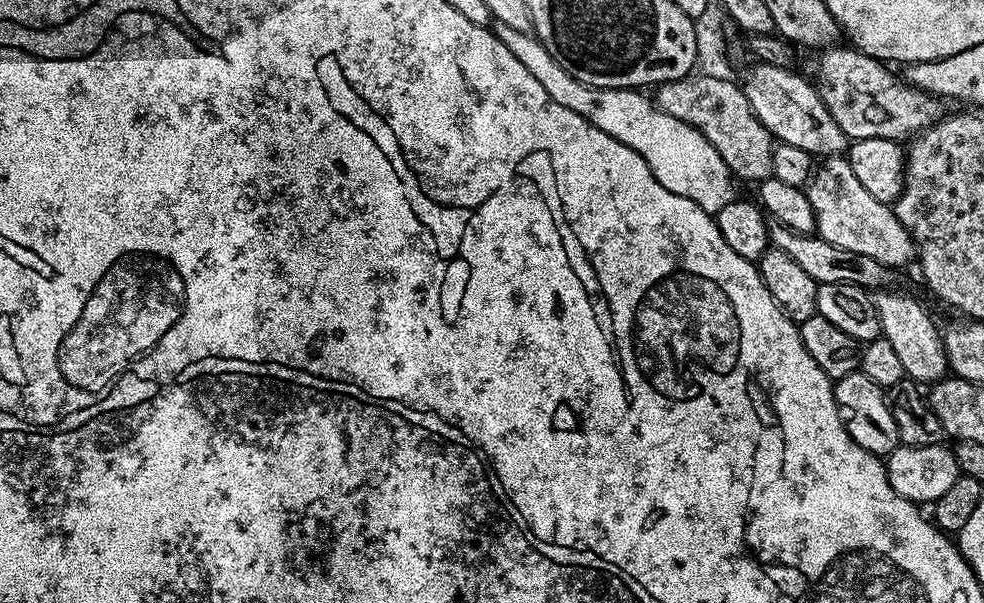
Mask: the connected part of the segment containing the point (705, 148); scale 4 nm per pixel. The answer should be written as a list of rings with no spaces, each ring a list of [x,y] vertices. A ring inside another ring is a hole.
[[[530,38],[521,49],[515,53],[518,62],[530,70],[530,75],[542,86],[542,90],[550,90],[566,110],[574,110],[574,114],[582,114],[598,130],[610,134],[610,138],[618,138],[630,150],[634,150],[650,166],[654,178],[670,190],[670,194],[688,196],[690,202],[702,206],[709,214],[715,214],[722,204],[737,199],[737,185],[730,181],[730,173],[726,162],[722,162],[722,154],[710,146],[702,133],[694,126],[666,114],[656,107],[651,99],[648,100],[643,91],[626,88],[594,88],[578,82],[584,88],[572,88],[572,76],[554,62],[554,58],[542,46],[539,40]]]

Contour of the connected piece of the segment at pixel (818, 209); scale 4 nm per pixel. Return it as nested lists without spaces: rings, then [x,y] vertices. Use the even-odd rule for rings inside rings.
[[[843,155],[829,156],[824,164],[815,169],[814,175],[806,185],[810,206],[816,215],[816,232],[826,242],[842,246],[842,250],[854,250],[854,254],[866,254],[874,262],[882,262],[890,270],[903,264],[913,263],[918,249],[916,241],[898,222],[895,211],[889,205],[878,202],[862,187],[862,182],[854,178],[847,159]]]

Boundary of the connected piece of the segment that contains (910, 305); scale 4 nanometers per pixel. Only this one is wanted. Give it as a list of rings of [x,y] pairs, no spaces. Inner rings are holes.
[[[877,291],[874,296],[882,339],[890,342],[890,346],[894,346],[898,358],[902,361],[902,370],[907,379],[915,380],[921,386],[937,384],[950,372],[941,329],[939,327],[936,329],[931,314],[914,297],[907,296],[904,292],[888,291]]]

